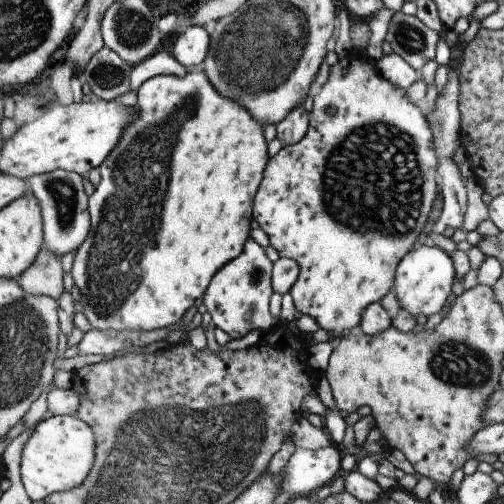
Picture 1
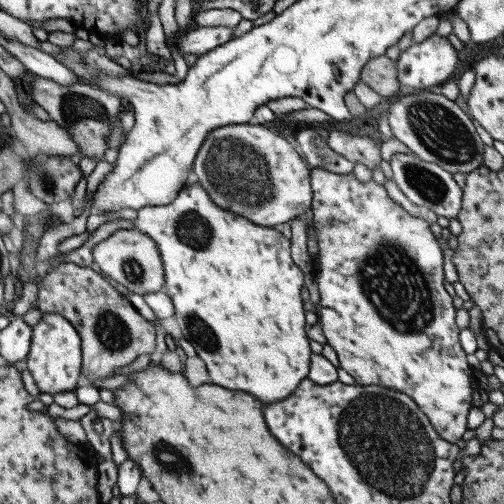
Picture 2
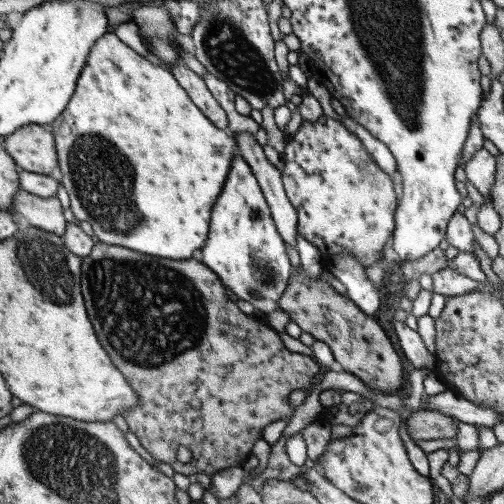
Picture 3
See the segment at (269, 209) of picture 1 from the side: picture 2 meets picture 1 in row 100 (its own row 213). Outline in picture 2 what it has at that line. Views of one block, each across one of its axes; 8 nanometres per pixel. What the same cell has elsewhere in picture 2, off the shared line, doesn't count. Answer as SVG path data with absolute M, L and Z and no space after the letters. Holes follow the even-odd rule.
M313 168L309 180L313 190L313 226L317 230L317 256L311 260L311 272L319 288L317 314L323 336L339 358L339 366L357 386L381 386L407 394L443 440L451 444L459 442L467 430L465 418L473 408L471 394L477 384L475 370L467 366L467 354L459 344L451 296L443 290L439 240L429 232L427 222L407 214L373 180L359 182L351 172L335 174L323 168Z

